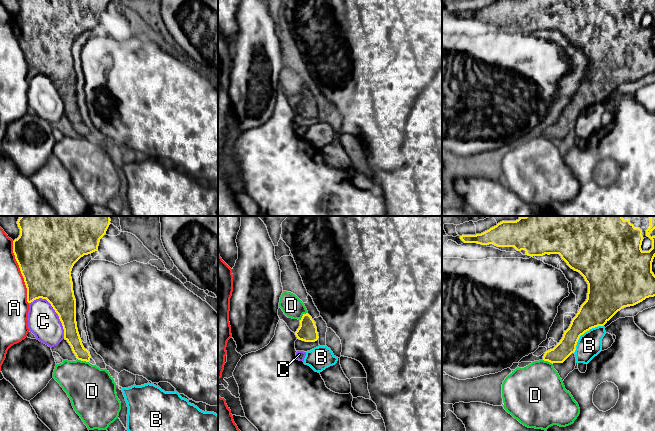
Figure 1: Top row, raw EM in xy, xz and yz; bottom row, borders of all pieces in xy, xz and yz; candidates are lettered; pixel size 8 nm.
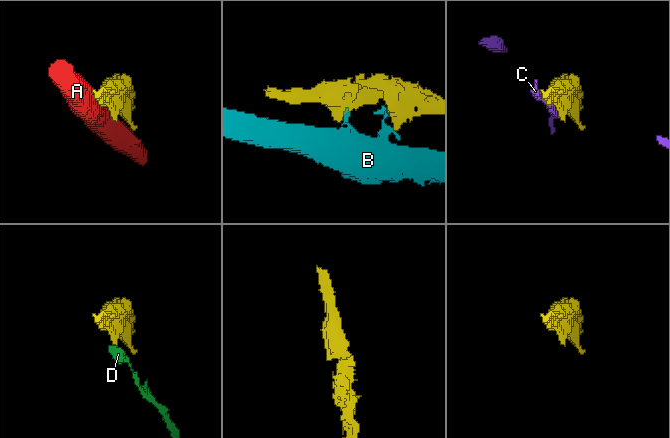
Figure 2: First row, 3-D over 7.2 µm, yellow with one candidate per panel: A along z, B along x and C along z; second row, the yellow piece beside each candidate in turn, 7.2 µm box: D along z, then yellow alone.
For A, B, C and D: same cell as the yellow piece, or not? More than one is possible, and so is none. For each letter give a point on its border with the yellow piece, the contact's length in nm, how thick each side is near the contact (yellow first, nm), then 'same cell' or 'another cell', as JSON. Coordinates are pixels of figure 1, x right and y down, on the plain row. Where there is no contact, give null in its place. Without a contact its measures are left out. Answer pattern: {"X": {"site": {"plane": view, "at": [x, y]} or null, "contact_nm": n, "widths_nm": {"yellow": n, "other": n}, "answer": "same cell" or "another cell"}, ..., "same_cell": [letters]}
{"A": {"site": {"plane": "xy", "at": [21, 48]}, "contact_nm": 500, "widths_nm": {"yellow": 480, "other": 220}, "answer": "another cell"}, "B": {"site": {"plane": "yz", "at": [583, 109]}, "contact_nm": 340, "widths_nm": {"yellow": 260, "other": 200}, "answer": "another cell"}, "C": {"site": {"plane": "xy", "at": [55, 87]}, "contact_nm": 400, "widths_nm": {"yellow": 320, "other": 240}, "answer": "another cell"}, "D": {"site": {"plane": "xy", "at": [83, 136]}, "contact_nm": 100, "widths_nm": {"yellow": 120, "other": 380}, "answer": "another cell"}, "same_cell": []}

